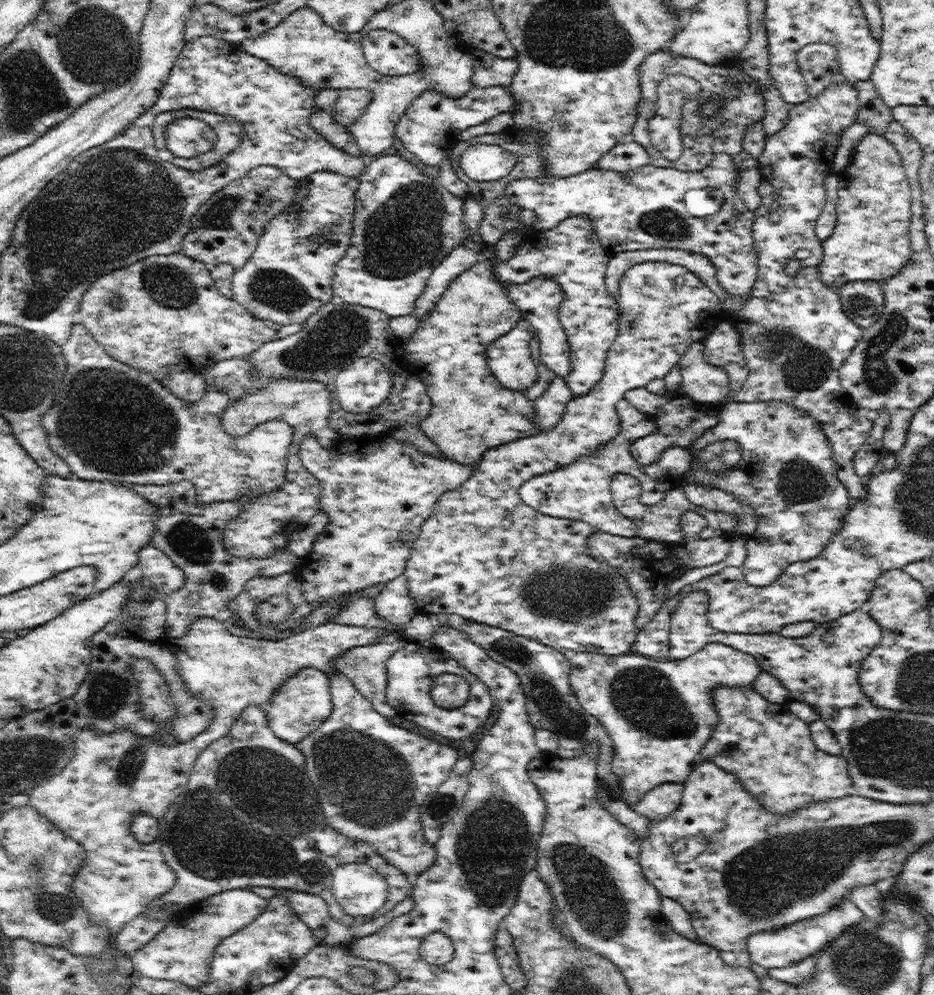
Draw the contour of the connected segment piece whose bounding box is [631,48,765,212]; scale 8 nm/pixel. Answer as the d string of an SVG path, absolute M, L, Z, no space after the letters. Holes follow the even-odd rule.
M663 48L645 58L639 66L639 86L641 86L641 102L637 104L637 114L635 114L635 124L631 128L633 140L647 150L649 154L649 166L651 168L675 168L679 172L699 172L707 168L707 164L713 162L713 156L725 152L731 156L733 168L737 168L739 182L737 182L737 198L745 202L745 206L755 212L761 204L761 196L757 192L761 174L759 174L759 162L743 152L743 136L749 124L757 124L763 120L765 114L765 98L759 92L759 86L751 76L747 76L739 66L709 66L697 58L687 58L673 54L671 50ZM665 76L689 76L699 82L701 92L697 98L687 100L685 106L681 108L681 142L683 142L683 154L679 160L669 162L657 148L651 146L649 136L647 136L647 122L655 114L655 102L657 102L657 86ZM713 96L725 96L725 108L719 110L717 118L705 118L705 116L695 116L695 110L699 106L705 106Z

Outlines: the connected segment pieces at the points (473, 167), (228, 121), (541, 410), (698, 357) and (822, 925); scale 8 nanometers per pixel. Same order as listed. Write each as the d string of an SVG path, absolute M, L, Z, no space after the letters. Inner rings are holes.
M477 144L463 150L459 158L459 172L475 182L495 182L507 176L517 164L517 156L499 146Z
M167 110L155 116L153 120L153 138L157 140L157 152L159 158L165 162L171 162L175 166L179 166L181 170L205 170L209 166L213 166L215 162L219 162L225 154L229 154L231 150L235 150L243 138L243 128L239 122L235 122L231 116L217 116L217 114L209 114L209 112L199 112L199 110ZM179 118L197 118L201 122L205 122L217 136L217 142L213 144L213 148L201 156L195 158L177 158L173 156L167 148L165 148L165 128L167 124L179 120Z
M555 376L555 380L549 382L549 388L545 388L543 396L533 402L533 422L539 426L539 432L547 432L557 426L569 400L573 400L573 396L567 380Z
M705 338L689 344L679 360L681 394L695 402L719 404L729 396L729 374L721 366L713 366L703 356Z
M845 896L837 906L833 906L829 912L825 912L821 916L813 916L809 920L799 920L799 922L787 924L787 926L777 928L777 930L749 934L747 952L749 952L751 962L763 966L765 970L785 968L785 966L801 962L807 956L815 956L817 952L821 952L825 948L825 944L833 942L847 928L853 928L861 918L863 918L863 912L849 900L849 896Z

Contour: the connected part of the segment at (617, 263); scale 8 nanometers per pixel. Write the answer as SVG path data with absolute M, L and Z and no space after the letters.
M651 248L651 250L633 250L633 252L619 252L619 254L615 254L615 256L611 256L609 258L609 262L607 262L607 272L605 272L605 286L607 286L607 290L609 290L609 294L611 296L617 296L619 294L619 280L621 280L621 276L625 274L625 270L629 270L631 266L635 266L635 264L641 264L641 262L669 262L669 264L677 264L677 266L685 266L685 268L689 268L689 272L693 272L711 292L715 292L717 294L717 298L721 300L721 306L723 306L723 310L725 312L729 312L733 318L735 318L735 314L745 306L745 302L749 300L747 296L735 296L735 298L731 298L731 294L727 294L721 286L719 286L719 282L717 282L717 276L715 276L715 266L711 266L711 260L707 258L707 256L703 256L703 254L695 254L695 252L687 252L687 250L679 250L679 248Z

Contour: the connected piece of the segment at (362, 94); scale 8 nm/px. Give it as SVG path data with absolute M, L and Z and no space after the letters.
M341 88L337 104L333 106L333 120L349 132L349 126L365 114L371 98L373 94L367 88L357 88L357 90Z

